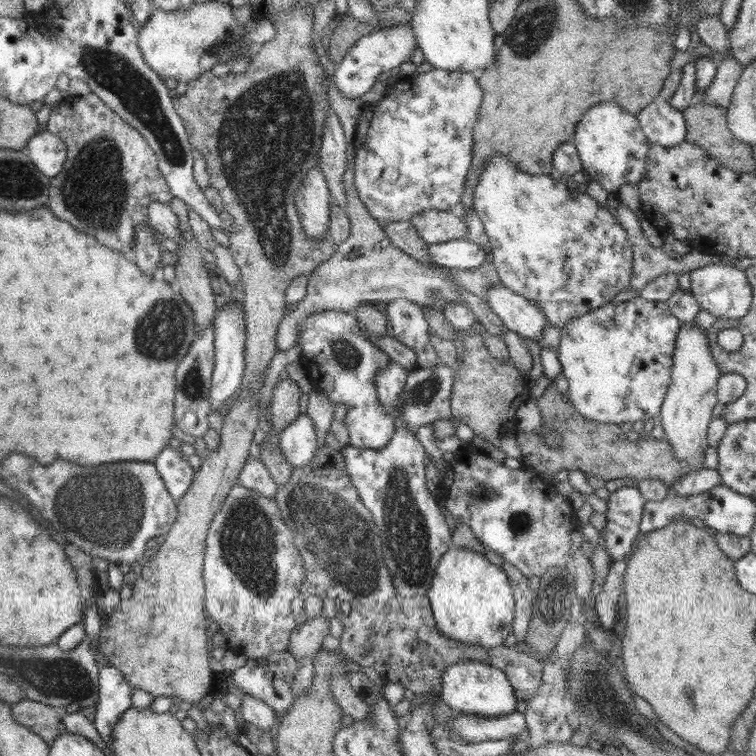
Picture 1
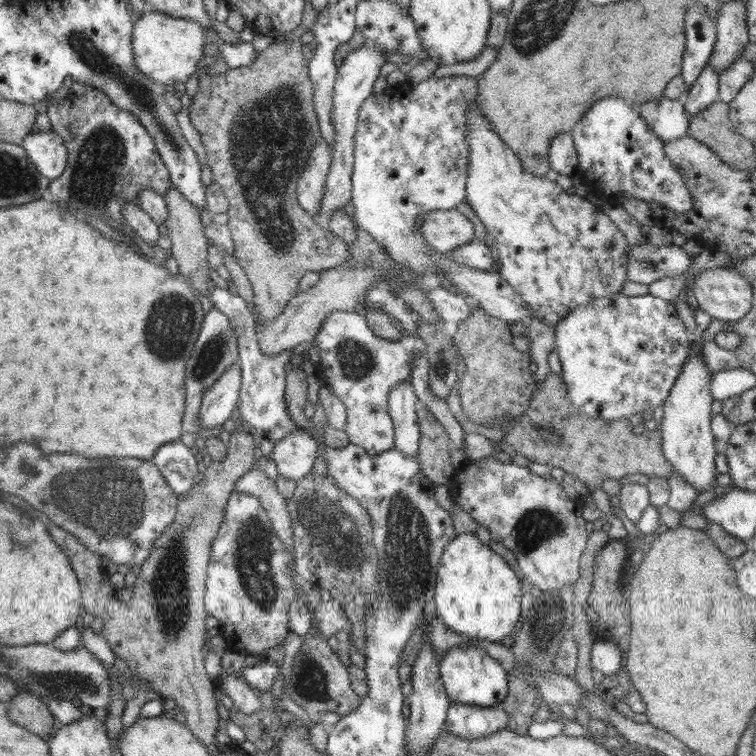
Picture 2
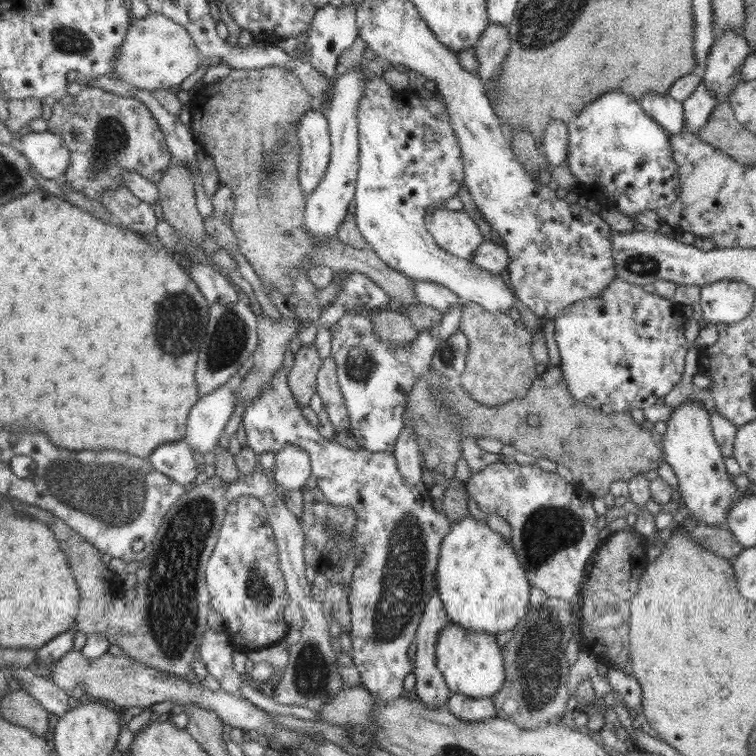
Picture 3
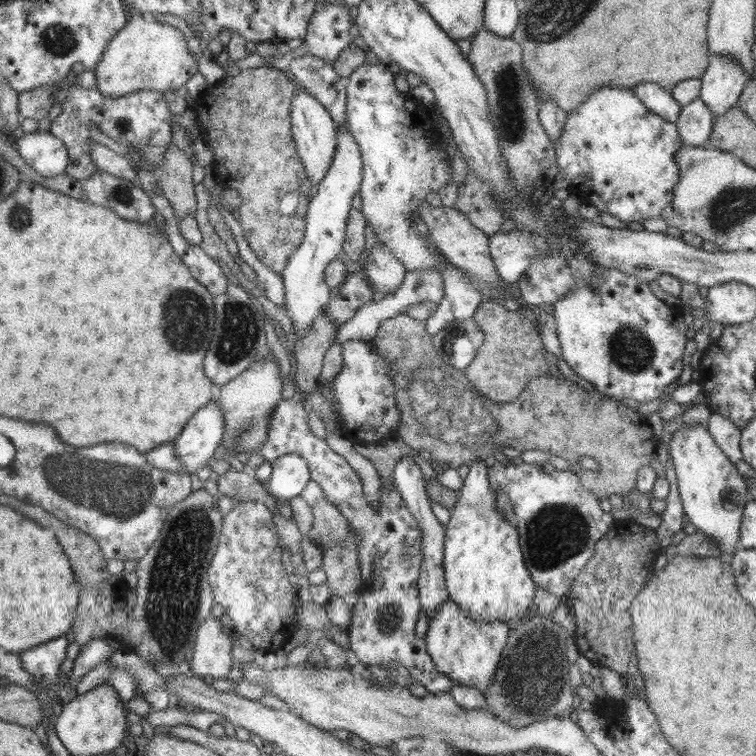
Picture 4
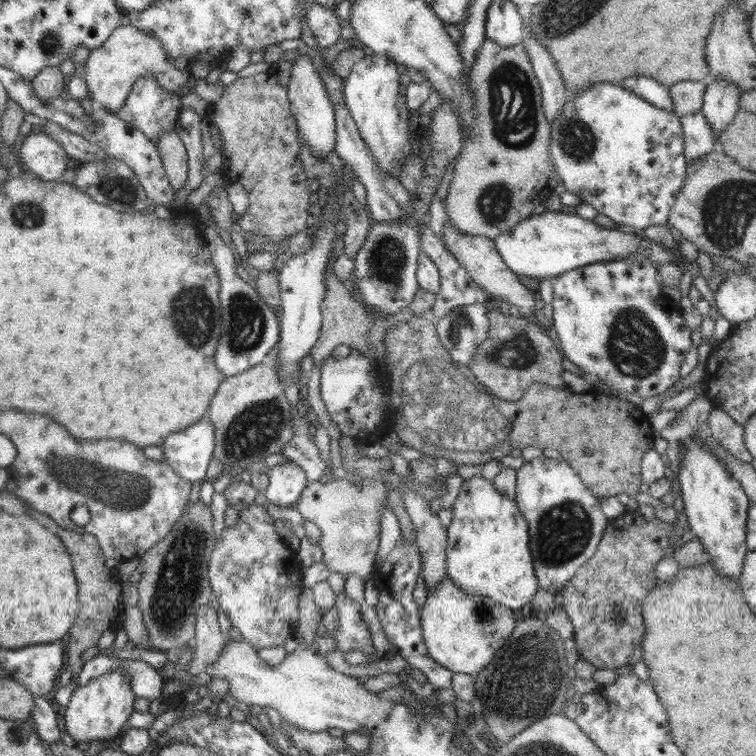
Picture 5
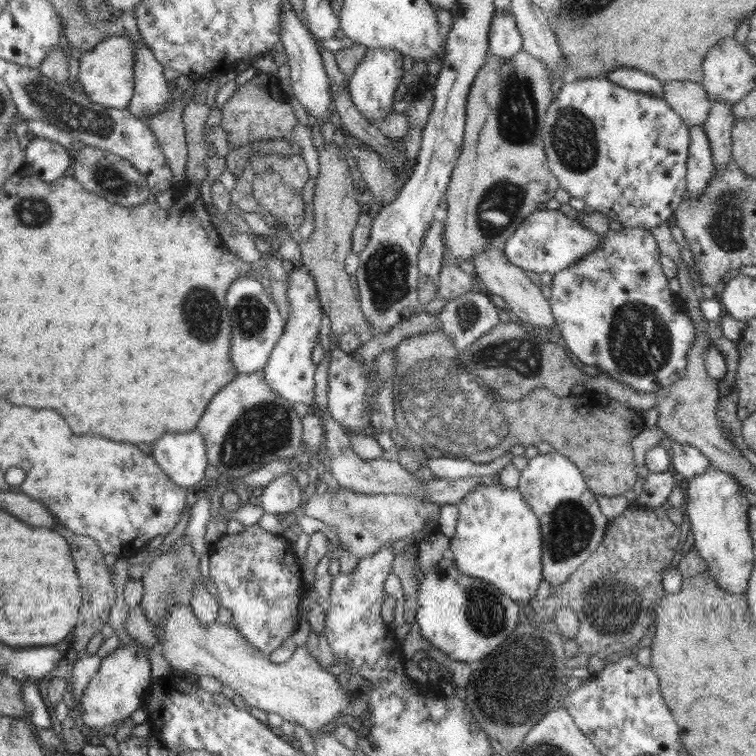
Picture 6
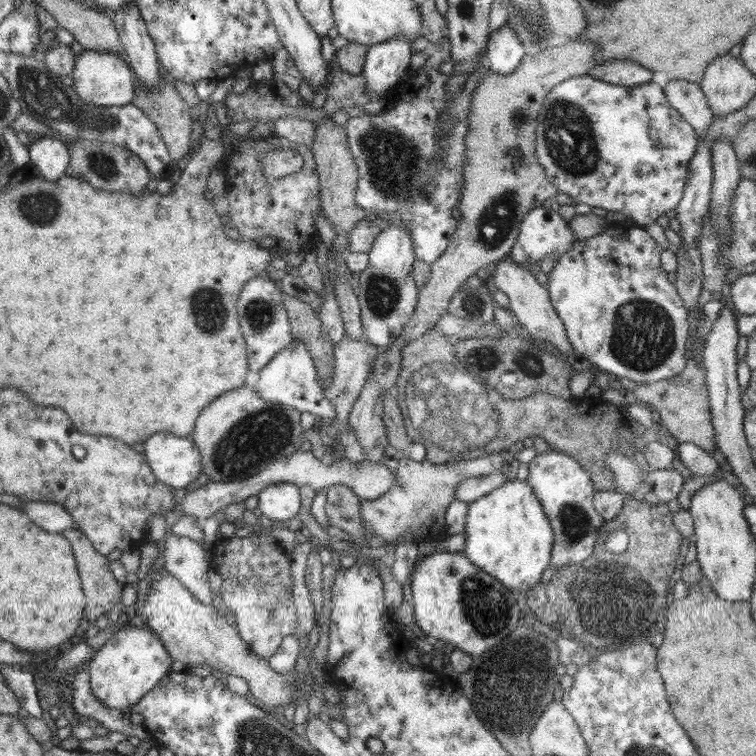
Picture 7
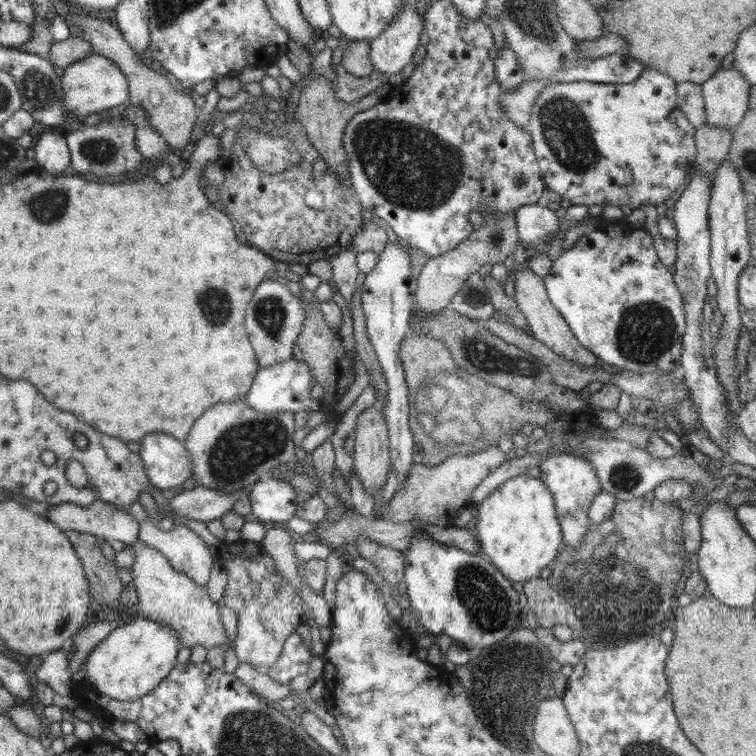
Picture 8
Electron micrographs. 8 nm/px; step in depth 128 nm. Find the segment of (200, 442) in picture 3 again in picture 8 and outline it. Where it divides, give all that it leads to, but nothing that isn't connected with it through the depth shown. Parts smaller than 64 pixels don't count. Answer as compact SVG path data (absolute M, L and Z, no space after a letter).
M148 433L139 441L139 456L150 484L168 490L192 477L192 462L186 447L166 433Z

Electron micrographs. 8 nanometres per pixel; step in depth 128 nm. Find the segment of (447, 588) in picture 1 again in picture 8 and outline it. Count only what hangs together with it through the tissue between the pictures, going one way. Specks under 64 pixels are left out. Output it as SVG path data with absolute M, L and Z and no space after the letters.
M528 474L509 479L478 504L475 534L480 552L512 583L538 577L561 550L564 537L555 506L546 482Z

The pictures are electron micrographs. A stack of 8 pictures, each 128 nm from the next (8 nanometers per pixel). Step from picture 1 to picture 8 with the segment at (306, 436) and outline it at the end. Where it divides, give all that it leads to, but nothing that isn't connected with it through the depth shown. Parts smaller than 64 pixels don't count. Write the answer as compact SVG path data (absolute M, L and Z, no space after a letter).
M267 476L258 480L249 491L252 512L259 522L277 525L296 515L301 495L288 482Z

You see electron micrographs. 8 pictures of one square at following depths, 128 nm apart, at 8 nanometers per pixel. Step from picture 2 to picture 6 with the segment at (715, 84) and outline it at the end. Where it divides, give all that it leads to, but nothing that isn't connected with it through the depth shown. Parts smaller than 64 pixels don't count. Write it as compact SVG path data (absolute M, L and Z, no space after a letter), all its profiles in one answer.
M689 127L690 146L687 158L687 198L699 199L709 183L715 166L711 146L703 127Z

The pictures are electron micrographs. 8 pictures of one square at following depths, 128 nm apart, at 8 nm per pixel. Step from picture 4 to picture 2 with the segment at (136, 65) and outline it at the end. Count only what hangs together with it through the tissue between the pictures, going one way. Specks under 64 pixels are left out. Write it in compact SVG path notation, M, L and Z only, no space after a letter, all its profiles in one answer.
M151 9L140 18L134 18L132 52L137 69L166 88L175 82L185 82L208 62L204 55L205 28L194 20L172 18Z

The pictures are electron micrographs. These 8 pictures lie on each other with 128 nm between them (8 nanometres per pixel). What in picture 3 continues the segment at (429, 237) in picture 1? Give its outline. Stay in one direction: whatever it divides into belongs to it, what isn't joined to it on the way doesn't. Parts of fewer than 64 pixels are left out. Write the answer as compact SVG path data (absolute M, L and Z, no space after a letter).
M442 206L432 214L425 216L425 227L442 250L471 263L474 254L478 252L477 248L485 241L478 229L478 224L464 210L454 211Z

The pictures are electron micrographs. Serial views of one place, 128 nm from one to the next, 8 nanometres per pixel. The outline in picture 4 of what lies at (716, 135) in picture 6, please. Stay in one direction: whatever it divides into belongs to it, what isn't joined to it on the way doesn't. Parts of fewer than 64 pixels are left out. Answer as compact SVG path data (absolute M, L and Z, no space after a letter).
M710 54L708 68L701 76L699 98L710 114L722 116L736 106L747 79L736 61Z

